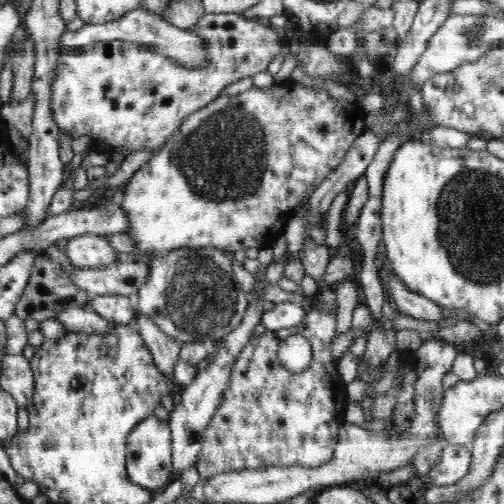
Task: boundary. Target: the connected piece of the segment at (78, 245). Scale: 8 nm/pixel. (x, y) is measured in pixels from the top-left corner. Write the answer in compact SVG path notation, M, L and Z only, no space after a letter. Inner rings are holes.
M98 234L68 239L64 253L77 269L102 269L117 263L117 250L108 244L106 237Z

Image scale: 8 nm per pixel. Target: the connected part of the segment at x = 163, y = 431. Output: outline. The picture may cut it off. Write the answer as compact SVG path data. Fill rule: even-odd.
M146 416L132 429L127 441L127 474L133 484L153 491L172 482L172 435L168 420Z

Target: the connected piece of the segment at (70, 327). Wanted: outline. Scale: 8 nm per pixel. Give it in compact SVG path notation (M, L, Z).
M66 306L64 310L58 312L56 320L61 322L69 332L86 332L102 336L110 332L110 321L88 306L82 308Z

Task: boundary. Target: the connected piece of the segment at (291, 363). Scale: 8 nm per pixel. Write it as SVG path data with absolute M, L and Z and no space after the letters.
M301 334L289 336L280 343L280 364L290 372L302 372L312 360L312 349L308 339Z

